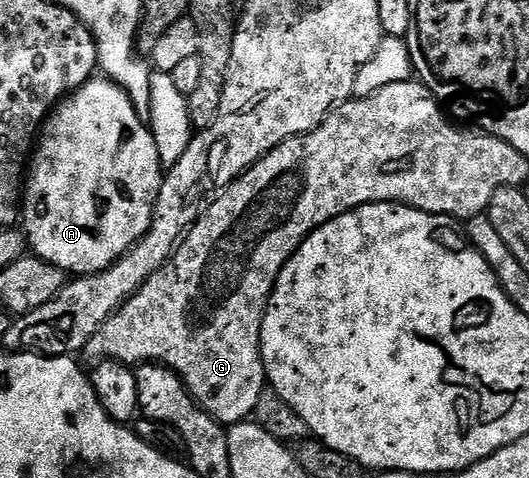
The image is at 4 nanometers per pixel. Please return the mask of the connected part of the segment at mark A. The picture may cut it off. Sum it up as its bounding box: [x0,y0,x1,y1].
[20,77,164,277]

